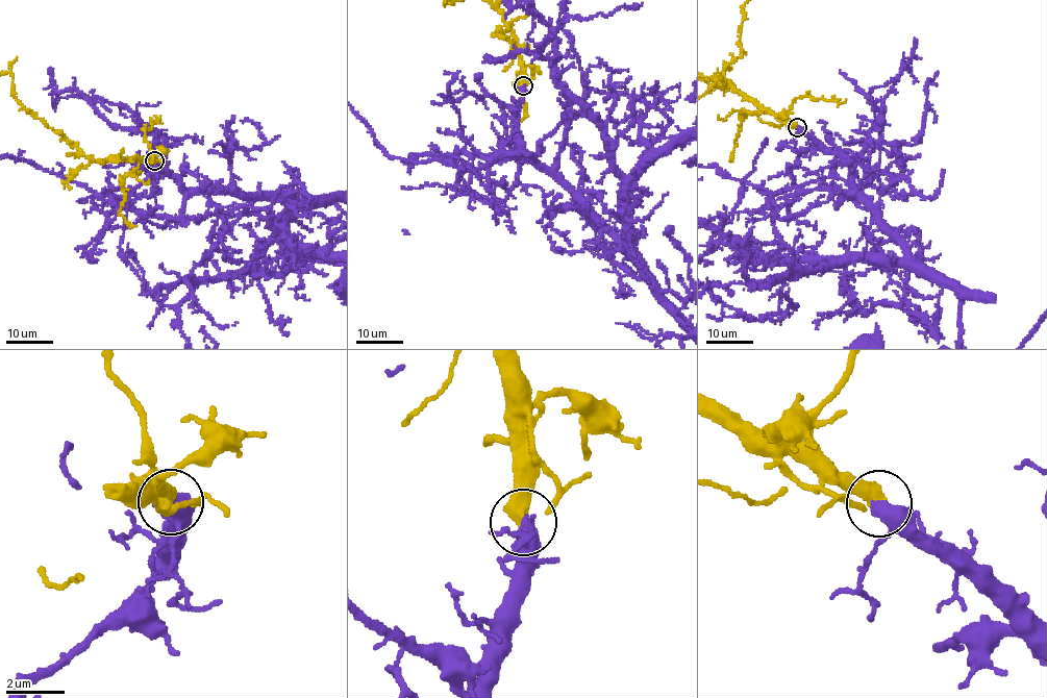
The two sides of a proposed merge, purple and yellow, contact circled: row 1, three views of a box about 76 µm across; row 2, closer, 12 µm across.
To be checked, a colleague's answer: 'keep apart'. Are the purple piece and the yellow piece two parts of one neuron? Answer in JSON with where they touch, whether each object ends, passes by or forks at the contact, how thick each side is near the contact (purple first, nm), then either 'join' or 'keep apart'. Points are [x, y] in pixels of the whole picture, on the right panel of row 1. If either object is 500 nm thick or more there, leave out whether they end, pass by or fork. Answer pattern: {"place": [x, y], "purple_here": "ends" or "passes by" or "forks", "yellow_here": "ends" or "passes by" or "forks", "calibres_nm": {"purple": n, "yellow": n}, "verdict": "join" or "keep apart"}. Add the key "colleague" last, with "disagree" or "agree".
{"place": [797, 127], "calibres_nm": {"purple": 440, "yellow": 550}, "verdict": "join", "colleague": "disagree"}

